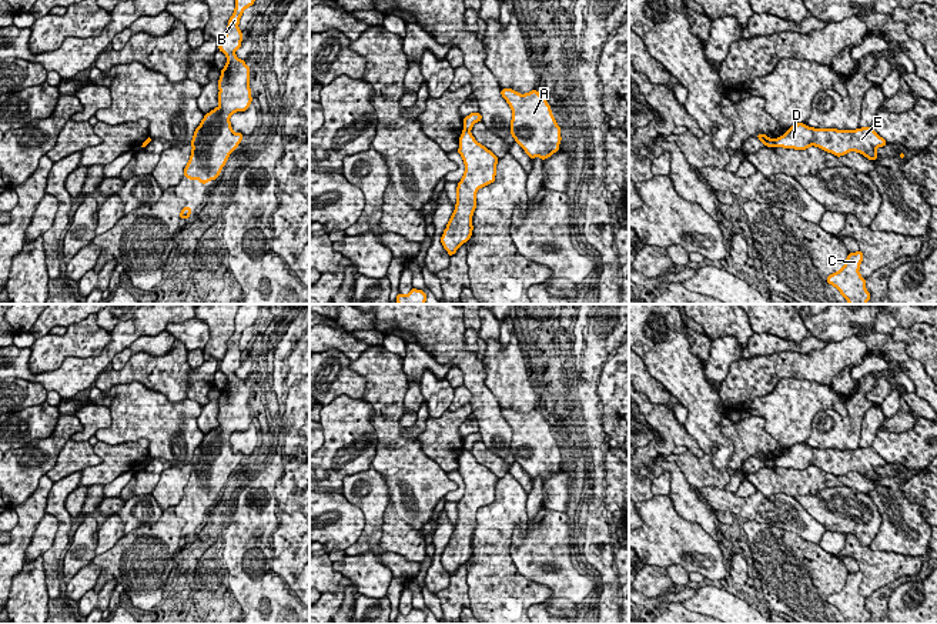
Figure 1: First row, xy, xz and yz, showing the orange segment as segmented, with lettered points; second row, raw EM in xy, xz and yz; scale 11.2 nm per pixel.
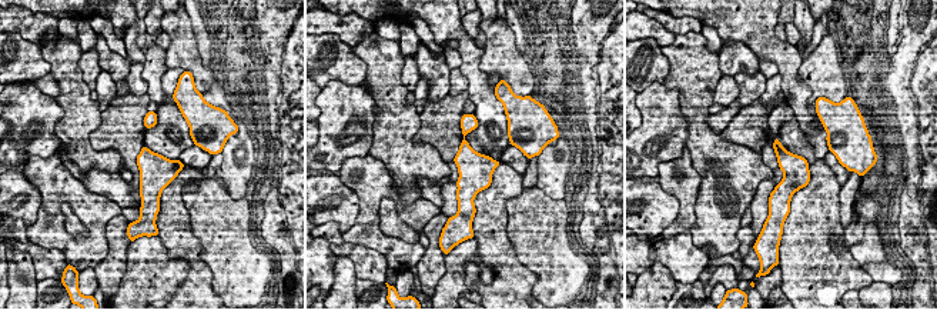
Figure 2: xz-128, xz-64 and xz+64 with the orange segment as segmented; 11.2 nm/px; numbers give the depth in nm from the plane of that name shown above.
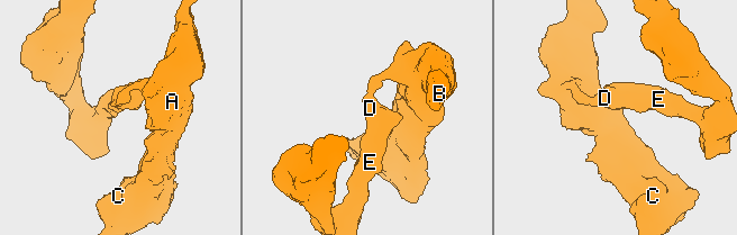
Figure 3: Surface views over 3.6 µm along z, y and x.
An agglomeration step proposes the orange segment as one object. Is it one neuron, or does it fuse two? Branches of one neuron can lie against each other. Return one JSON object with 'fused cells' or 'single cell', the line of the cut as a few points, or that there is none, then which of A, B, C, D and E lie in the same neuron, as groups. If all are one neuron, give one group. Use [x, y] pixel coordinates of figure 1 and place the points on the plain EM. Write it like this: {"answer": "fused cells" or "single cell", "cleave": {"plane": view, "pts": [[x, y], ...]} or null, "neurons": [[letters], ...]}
{"answer": "fused cells", "cleave": {"plane": "xz", "pts": [[464, 449], [468, 451]]}, "neurons": [["A", "B", "C"], ["D", "E"]]}

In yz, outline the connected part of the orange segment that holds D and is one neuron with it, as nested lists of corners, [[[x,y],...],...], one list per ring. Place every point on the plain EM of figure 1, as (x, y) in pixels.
[[[803,443],[793,444],[786,454],[774,460],[776,467],[806,470],[816,466],[837,477],[857,471],[869,480],[877,480],[876,468],[886,464],[887,461],[873,447],[856,450],[813,448]]]

